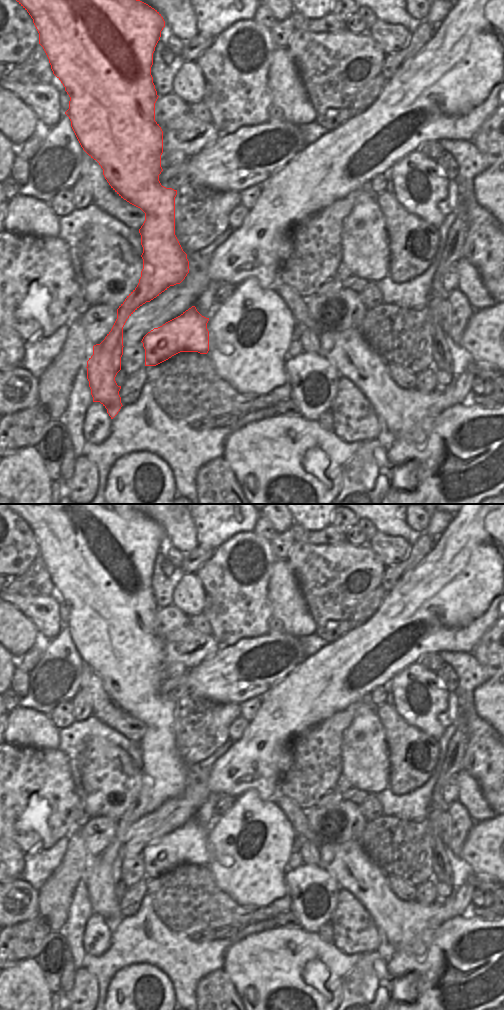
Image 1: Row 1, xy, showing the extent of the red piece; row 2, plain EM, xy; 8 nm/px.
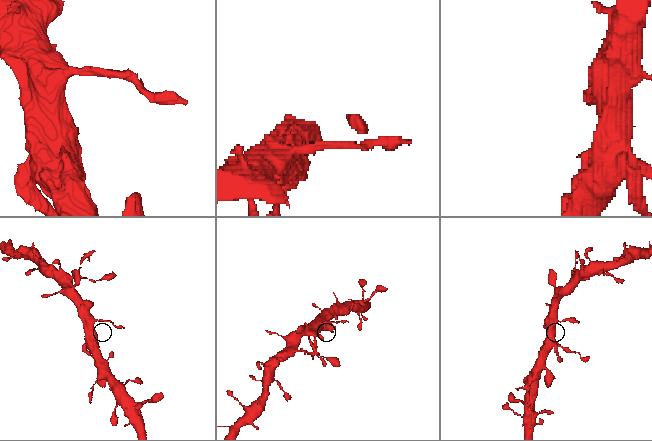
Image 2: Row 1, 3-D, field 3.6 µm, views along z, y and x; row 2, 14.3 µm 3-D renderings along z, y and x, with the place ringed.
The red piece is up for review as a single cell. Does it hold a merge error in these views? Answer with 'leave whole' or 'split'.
leave whole

